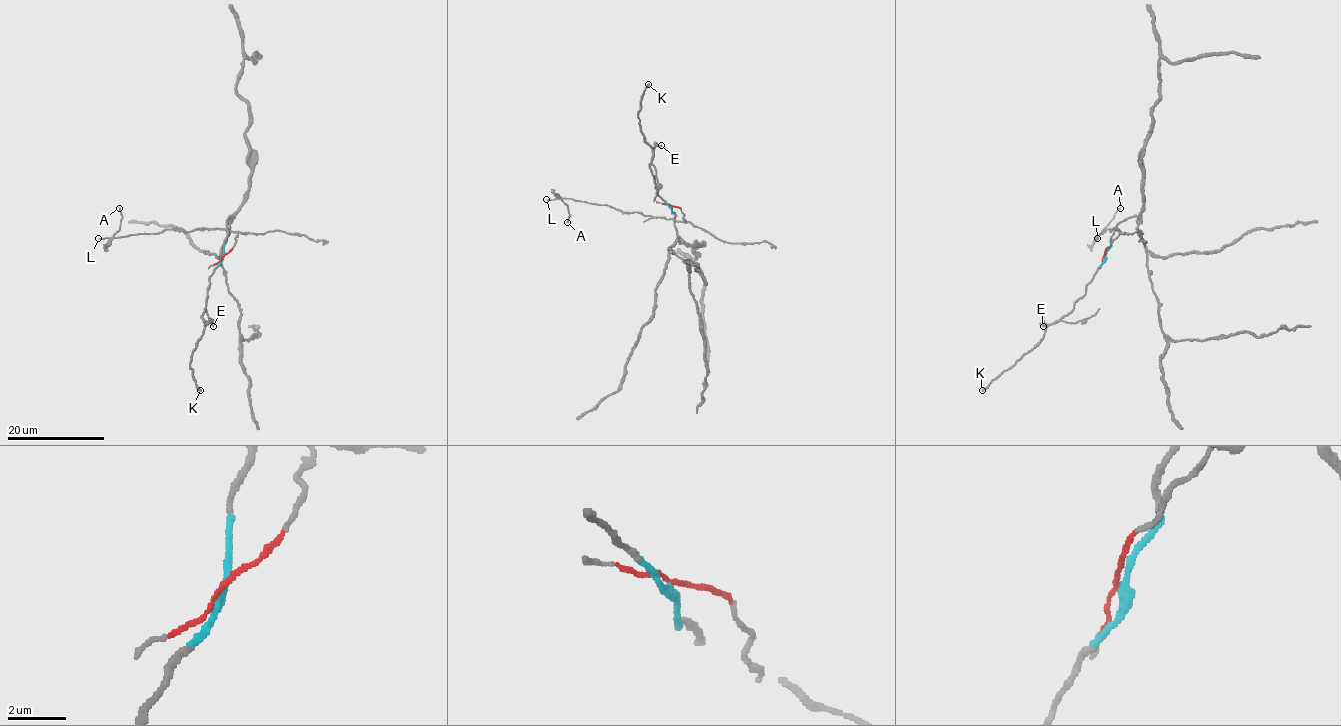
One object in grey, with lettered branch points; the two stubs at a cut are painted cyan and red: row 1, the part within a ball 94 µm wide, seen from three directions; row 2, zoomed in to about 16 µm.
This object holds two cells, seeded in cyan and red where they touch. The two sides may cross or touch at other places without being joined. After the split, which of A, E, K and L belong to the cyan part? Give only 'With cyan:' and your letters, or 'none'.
With cyan: E, K

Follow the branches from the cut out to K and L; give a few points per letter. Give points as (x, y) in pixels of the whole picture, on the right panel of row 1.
K: (1104, 256), (1103, 263), (1086, 286), (1086, 293), (1073, 308), (1046, 328), (1044, 338), (981, 390)
L: (1103, 256), (1119, 230), (1106, 230), (1097, 238)

